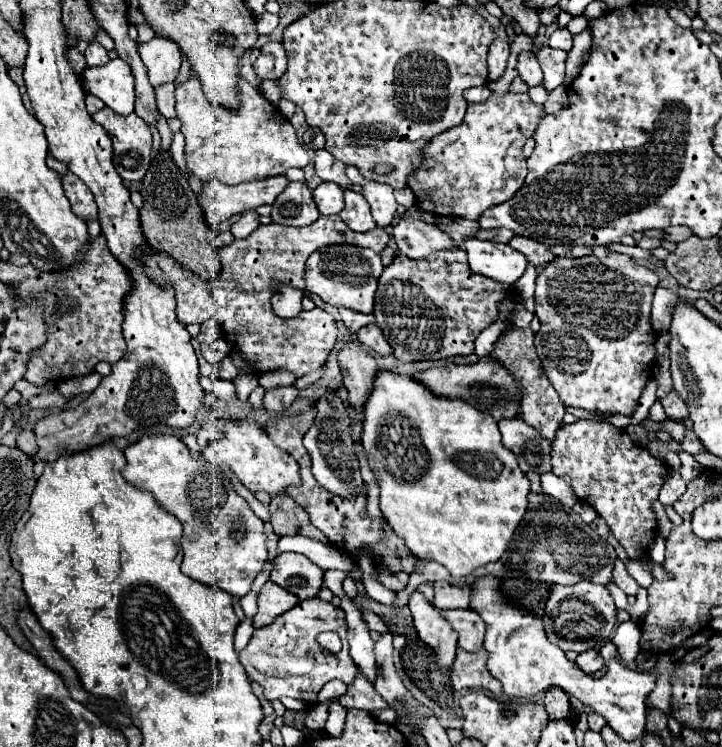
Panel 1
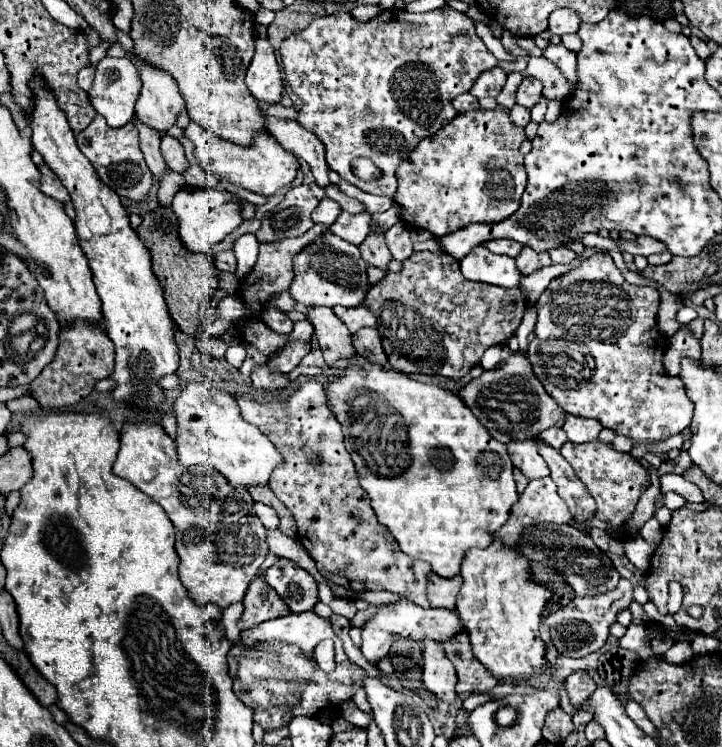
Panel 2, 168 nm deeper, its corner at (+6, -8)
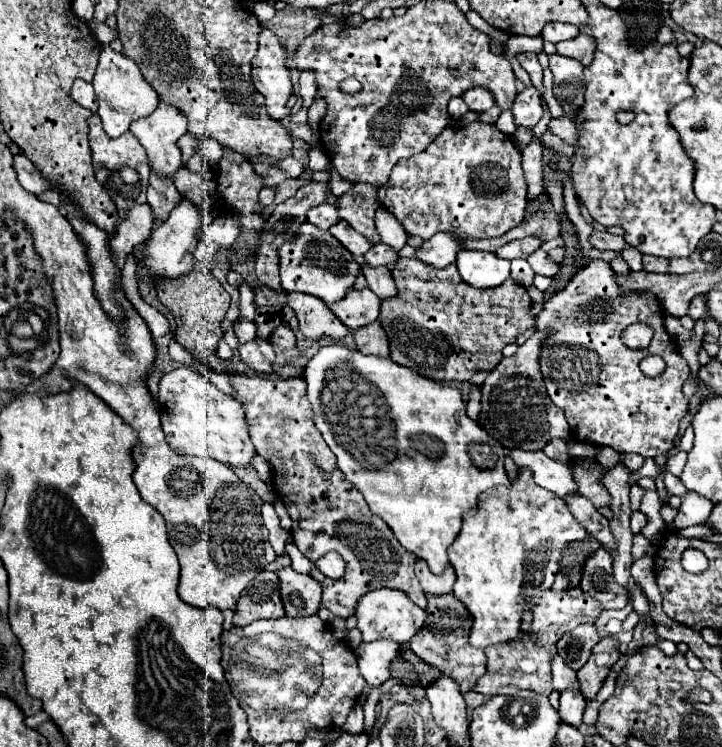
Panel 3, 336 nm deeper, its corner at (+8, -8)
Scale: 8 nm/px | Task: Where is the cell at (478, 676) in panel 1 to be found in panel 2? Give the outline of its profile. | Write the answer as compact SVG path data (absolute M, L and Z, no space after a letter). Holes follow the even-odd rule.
M459 634L455 640L445 642L447 658L455 664L457 670L457 694L461 692L481 692L489 694L499 682L479 664L479 660L471 652L471 644L467 634Z

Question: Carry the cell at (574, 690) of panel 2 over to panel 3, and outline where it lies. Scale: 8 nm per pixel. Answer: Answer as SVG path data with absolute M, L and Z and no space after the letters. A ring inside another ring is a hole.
M573 690L561 692L561 702L557 712L565 724L573 724L577 728L581 724L583 710L585 710L585 698L581 692L573 692Z

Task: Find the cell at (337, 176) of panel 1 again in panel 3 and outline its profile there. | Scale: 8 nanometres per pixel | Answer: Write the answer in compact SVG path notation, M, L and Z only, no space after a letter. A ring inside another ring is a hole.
M361 184L361 194L347 192L339 198L339 216L347 220L359 234L363 234L371 244L381 242L381 236L375 228L373 216L379 206L377 188L373 184Z

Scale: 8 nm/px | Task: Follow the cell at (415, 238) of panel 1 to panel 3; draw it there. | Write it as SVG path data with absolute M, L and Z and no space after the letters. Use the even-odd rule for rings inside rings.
M375 244L367 254L365 254L365 264L375 268L375 266L385 266L389 262L397 260L397 252L389 248L387 244Z

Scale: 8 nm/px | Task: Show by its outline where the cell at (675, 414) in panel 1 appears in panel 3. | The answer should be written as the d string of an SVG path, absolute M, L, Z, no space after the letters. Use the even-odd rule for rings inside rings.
M591 260L583 270L585 270L585 302L575 302L571 300L571 296L569 300L567 296L557 296L557 300L553 300L553 308L545 306L535 318L537 320L535 328L551 330L541 350L541 374L547 386L547 394L553 400L553 404L557 404L565 412L565 418L577 440L589 442L593 446L609 446L621 454L637 452L643 458L655 458L663 452L669 452L675 446L673 440L677 438L679 422L687 414L687 400L681 388L689 378L689 366L663 326L661 304L659 300L655 300L655 296L647 292L627 294L627 296L619 294L615 284L615 272L605 260ZM633 322L645 322L655 330L649 348L629 350L627 346L623 346L621 332ZM649 354L661 356L667 364L665 372L659 378L647 378L639 370L639 362Z

